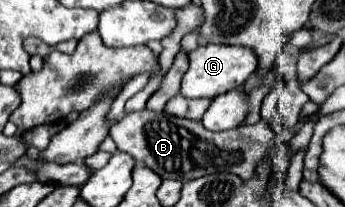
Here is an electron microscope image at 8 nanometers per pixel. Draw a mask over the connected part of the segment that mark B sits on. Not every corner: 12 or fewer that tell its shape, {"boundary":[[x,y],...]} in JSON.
{"boundary":[[127,114],[119,152],[183,182],[233,172],[247,182],[275,144],[265,120],[225,132]]}

